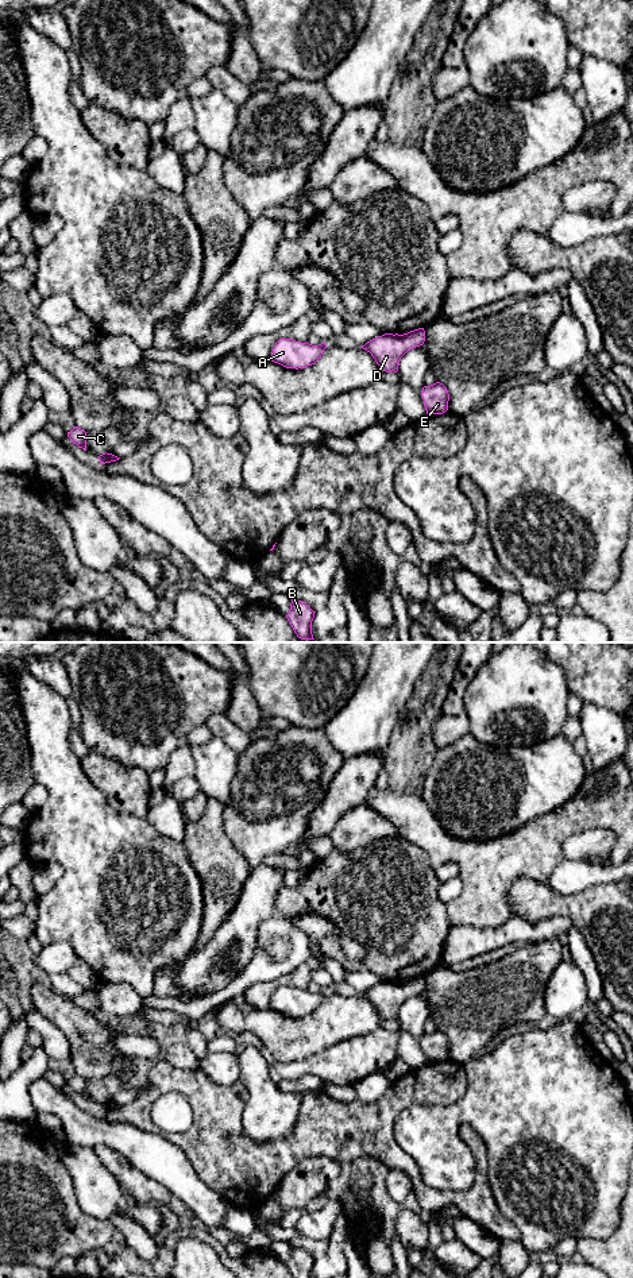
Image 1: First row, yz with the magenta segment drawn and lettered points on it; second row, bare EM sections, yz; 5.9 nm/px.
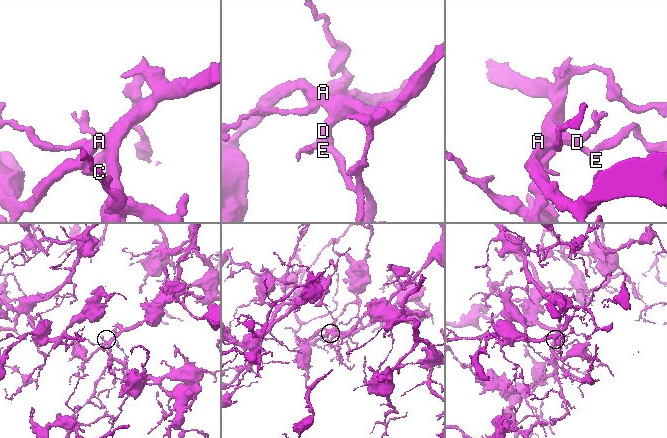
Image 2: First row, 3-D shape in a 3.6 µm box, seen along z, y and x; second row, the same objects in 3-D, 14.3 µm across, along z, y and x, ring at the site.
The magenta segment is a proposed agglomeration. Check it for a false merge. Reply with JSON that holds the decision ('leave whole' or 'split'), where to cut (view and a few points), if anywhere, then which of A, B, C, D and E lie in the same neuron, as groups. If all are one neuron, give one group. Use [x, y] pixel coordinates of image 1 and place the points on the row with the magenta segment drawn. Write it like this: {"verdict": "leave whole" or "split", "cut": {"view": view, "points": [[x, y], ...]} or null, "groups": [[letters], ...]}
{"verdict": "leave whole", "cut": null, "groups": [["A", "B", "C", "D", "E"]]}

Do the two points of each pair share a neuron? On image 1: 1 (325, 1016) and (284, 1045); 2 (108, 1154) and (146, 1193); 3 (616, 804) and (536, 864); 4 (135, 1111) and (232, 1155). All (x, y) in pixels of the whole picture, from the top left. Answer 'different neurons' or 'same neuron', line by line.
1: same neuron
2: same neuron
3: same neuron
4: same neuron

